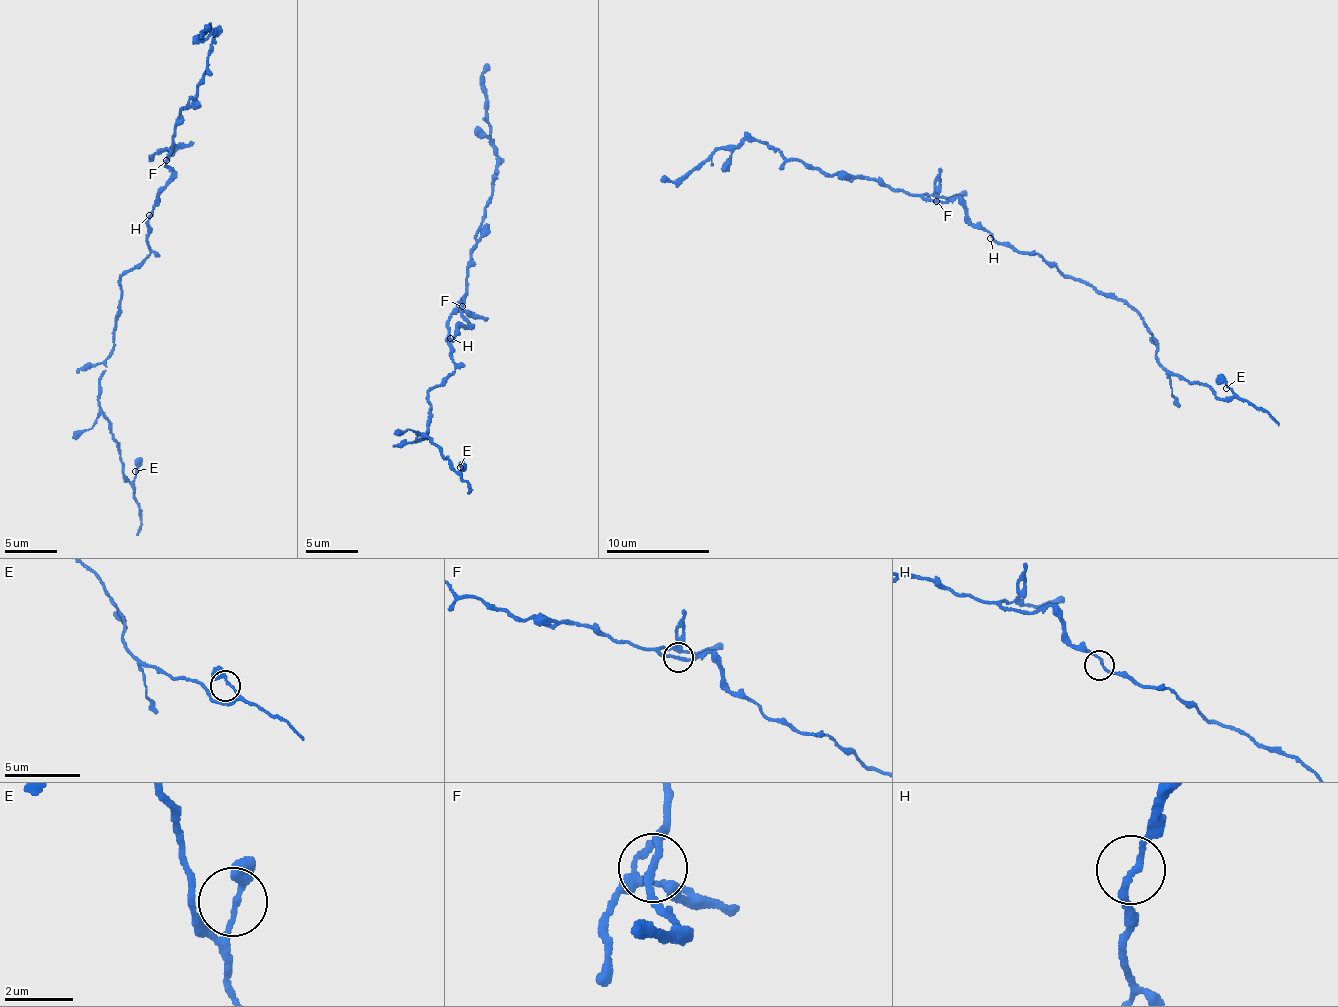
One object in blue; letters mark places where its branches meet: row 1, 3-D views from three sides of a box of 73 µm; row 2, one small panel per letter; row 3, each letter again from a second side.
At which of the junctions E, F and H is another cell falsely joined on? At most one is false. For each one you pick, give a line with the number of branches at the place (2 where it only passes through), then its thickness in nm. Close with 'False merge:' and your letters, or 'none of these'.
False merge: none of these

